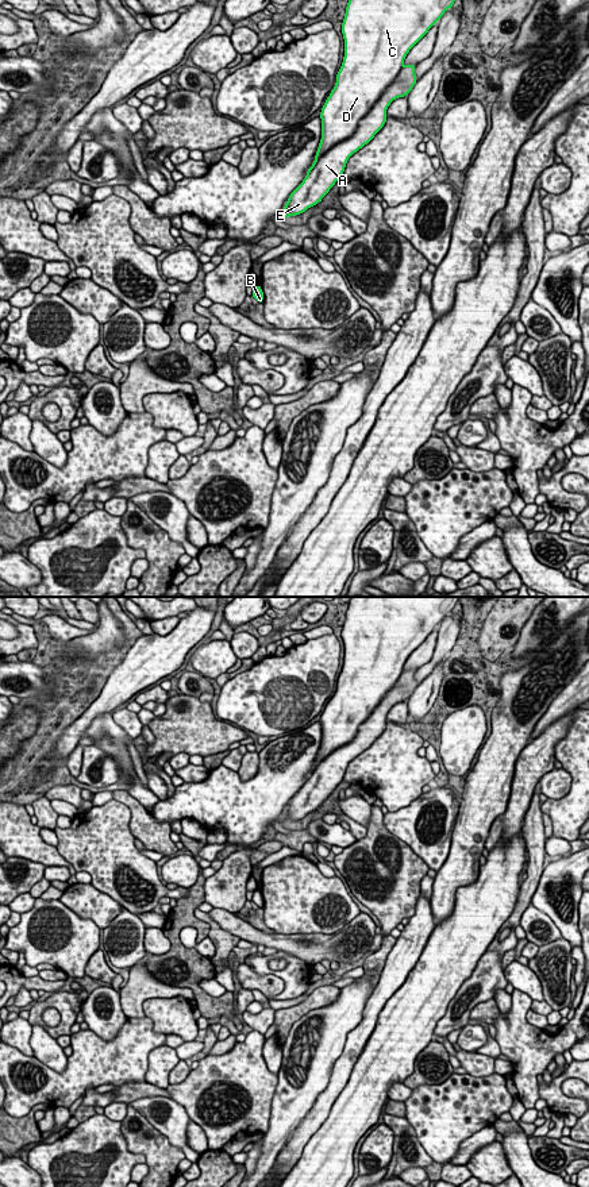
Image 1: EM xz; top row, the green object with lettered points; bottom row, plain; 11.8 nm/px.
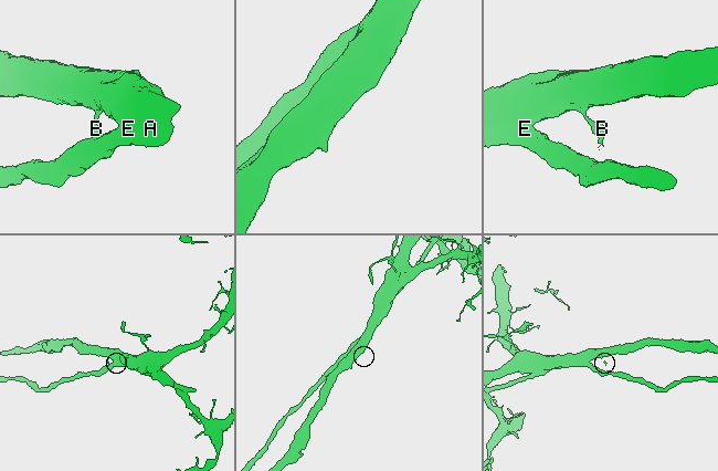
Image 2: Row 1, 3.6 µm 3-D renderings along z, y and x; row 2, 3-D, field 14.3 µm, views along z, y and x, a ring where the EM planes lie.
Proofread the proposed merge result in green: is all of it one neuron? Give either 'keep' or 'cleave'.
cleave

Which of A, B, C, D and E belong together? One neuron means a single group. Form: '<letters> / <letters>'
A E / B C D

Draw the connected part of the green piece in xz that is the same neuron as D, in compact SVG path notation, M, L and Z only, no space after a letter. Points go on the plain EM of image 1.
M351 597L342 628L344 662L336 687L327 702L322 717L322 744L315 759L313 770L339 747L353 741L358 728L367 720L382 698L399 681L409 655L439 627L444 617L454 610L459 597Z

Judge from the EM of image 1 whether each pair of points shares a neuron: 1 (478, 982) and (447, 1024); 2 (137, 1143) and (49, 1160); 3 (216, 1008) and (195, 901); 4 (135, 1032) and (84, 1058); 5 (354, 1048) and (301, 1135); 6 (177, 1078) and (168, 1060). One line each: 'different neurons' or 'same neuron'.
1: same neuron
2: different neurons
3: same neuron
4: same neuron
5: same neuron
6: different neurons

